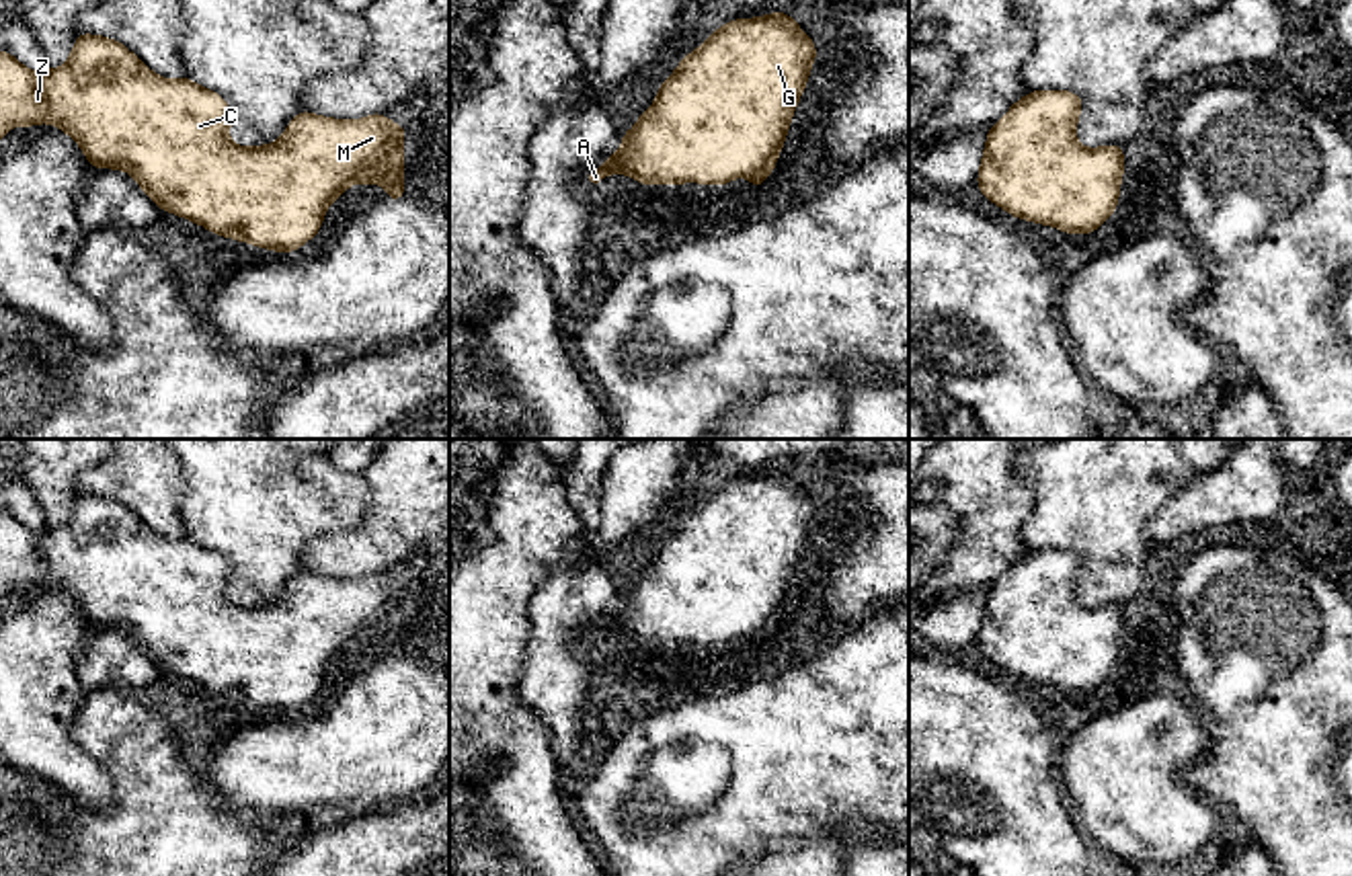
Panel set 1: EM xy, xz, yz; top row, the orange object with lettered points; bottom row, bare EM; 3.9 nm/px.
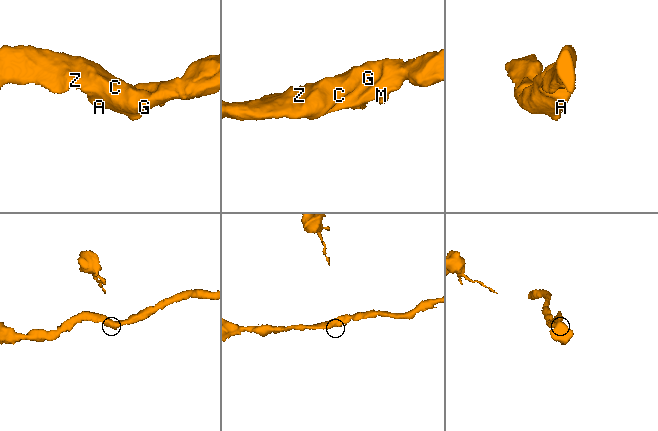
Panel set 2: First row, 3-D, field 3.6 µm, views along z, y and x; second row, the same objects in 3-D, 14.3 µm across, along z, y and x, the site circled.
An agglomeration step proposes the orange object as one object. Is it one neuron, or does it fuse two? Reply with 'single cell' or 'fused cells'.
single cell

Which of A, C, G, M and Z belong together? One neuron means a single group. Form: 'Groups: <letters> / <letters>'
Groups: A C G M Z

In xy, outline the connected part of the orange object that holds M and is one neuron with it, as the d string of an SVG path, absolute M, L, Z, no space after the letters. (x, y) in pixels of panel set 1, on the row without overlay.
M80 492L68 521L55 529L33 531L12 513L0 511L0 599L8 587L39 583L53 583L66 591L82 607L92 628L129 632L162 671L205 685L211 693L275 712L295 712L314 698L320 691L326 667L355 642L377 642L394 661L404 656L404 585L388 581L386 572L343 581L300 570L277 601L238 605L228 597L232 568L222 554L195 544L187 535L160 537L123 503L103 494Z

